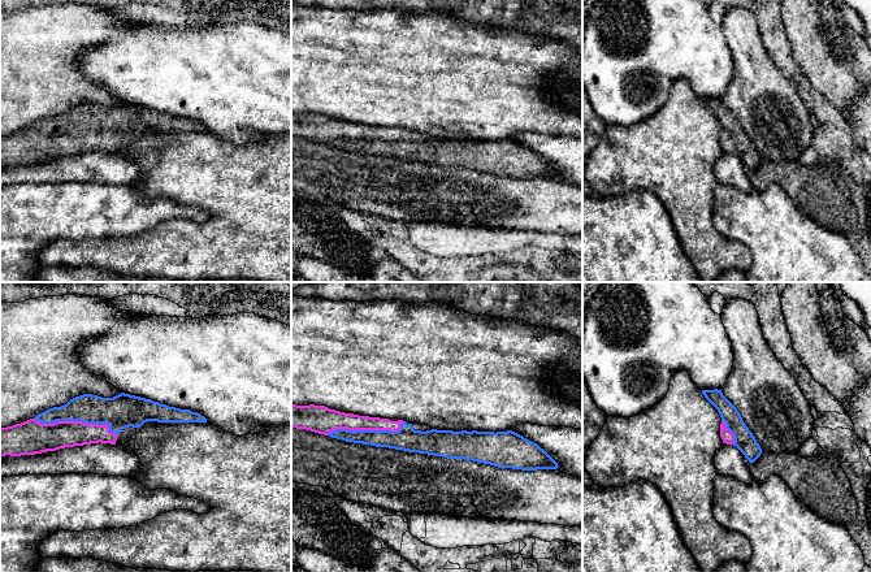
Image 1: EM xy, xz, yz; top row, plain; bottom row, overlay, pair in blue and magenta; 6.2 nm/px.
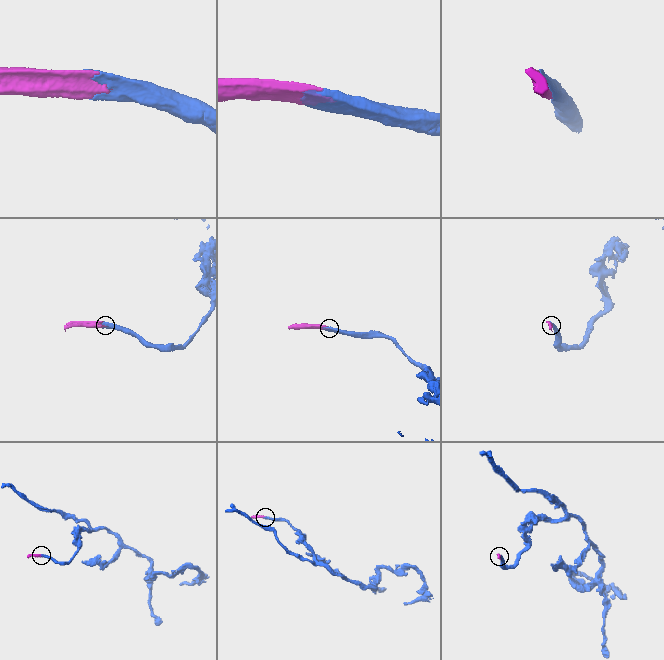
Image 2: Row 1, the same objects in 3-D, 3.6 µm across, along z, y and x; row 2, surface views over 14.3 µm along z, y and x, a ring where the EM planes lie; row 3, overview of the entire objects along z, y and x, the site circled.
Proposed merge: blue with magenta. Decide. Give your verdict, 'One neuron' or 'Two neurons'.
One neuron

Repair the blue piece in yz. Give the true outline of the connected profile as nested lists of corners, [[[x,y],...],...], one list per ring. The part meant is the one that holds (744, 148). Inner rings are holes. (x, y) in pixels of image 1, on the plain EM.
[[[702,99],[702,103],[722,126],[720,146],[723,152],[736,155],[749,172],[754,172],[760,165],[762,157],[737,117],[723,104],[722,99]]]

